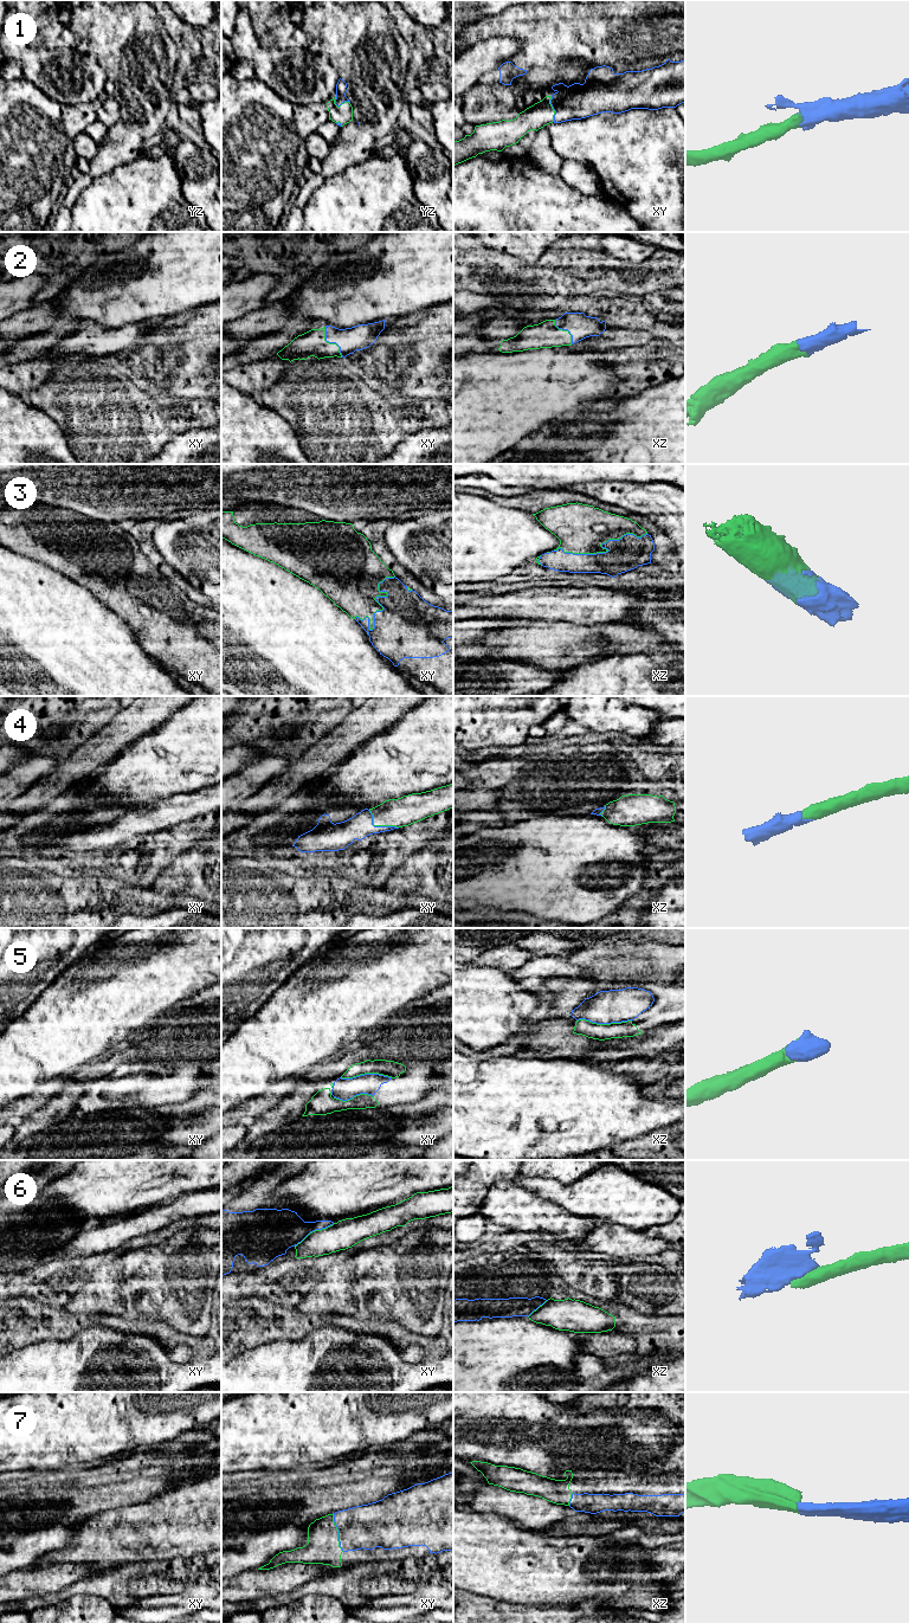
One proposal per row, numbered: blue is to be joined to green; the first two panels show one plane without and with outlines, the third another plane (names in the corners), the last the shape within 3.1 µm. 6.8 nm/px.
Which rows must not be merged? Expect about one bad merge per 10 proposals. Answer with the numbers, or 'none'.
6

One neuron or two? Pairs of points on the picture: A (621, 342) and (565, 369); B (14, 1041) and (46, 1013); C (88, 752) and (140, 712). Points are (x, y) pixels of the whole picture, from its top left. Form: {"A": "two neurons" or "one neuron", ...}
{"A": "two neurons", "B": "one neuron", "C": "one neuron"}

